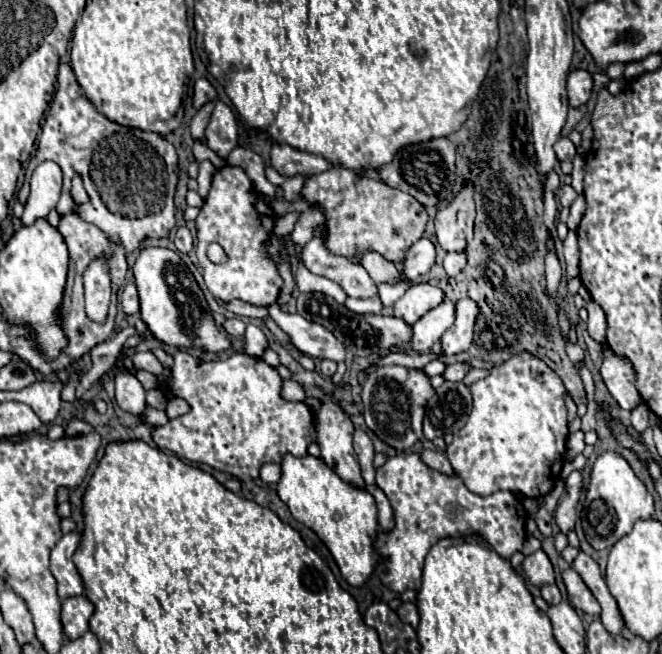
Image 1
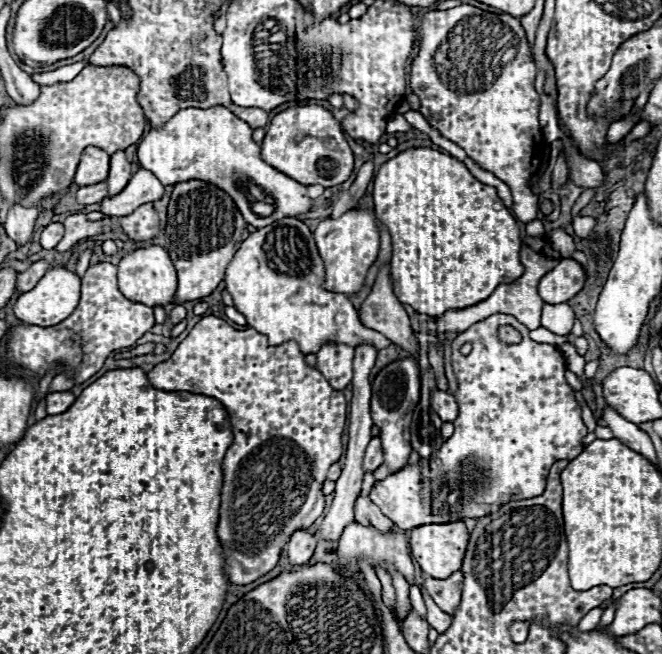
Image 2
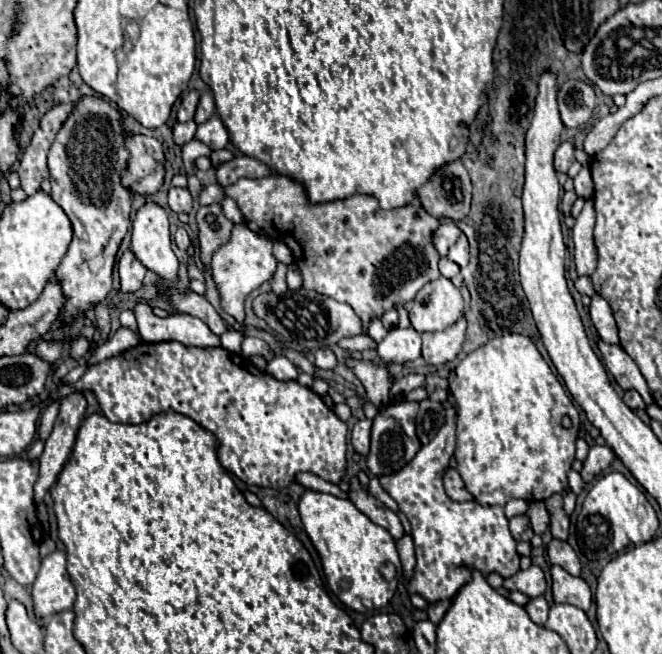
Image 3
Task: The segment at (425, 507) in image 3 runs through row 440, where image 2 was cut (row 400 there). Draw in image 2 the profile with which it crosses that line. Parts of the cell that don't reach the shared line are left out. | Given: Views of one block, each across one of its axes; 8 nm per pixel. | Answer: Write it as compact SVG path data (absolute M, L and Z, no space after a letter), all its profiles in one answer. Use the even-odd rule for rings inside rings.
M434 390L432 392L432 408L444 422L454 422L458 416L458 404L452 394Z

